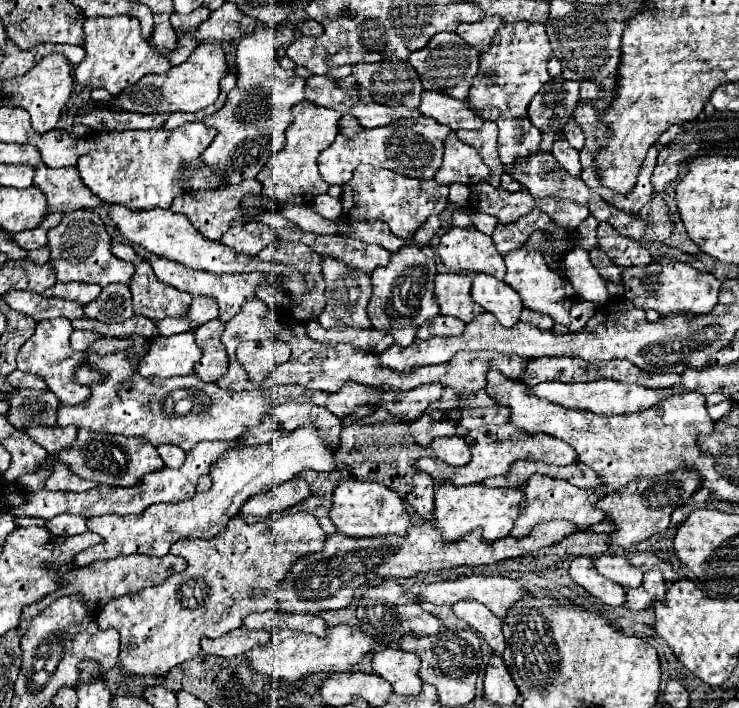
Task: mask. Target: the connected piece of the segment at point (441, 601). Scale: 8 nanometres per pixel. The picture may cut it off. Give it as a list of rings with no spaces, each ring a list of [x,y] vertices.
[[[470,576],[460,580],[438,582],[422,588],[426,602],[436,606],[454,606],[458,600],[476,600],[490,608],[498,618],[506,618],[510,608],[528,592],[514,580],[502,576]]]

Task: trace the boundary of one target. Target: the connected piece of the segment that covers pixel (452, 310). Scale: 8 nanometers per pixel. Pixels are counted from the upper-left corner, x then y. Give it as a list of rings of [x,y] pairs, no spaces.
[[[436,274],[434,276],[434,296],[440,306],[440,314],[456,316],[464,322],[470,322],[482,312],[478,304],[470,298],[470,274]]]

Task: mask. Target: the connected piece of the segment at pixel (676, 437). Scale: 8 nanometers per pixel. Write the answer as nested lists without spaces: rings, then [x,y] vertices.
[[[498,370],[488,372],[486,392],[494,396],[500,404],[510,406],[509,421],[524,430],[526,434],[550,434],[556,436],[578,452],[578,458],[598,472],[606,484],[614,490],[626,486],[639,478],[658,478],[668,472],[676,472],[680,466],[708,466],[712,468],[710,456],[698,450],[696,440],[700,434],[710,434],[714,422],[708,416],[706,400],[702,394],[686,392],[676,394],[658,404],[636,412],[620,416],[602,416],[588,411],[562,408],[546,400],[538,400],[526,392],[526,386],[518,380],[502,376]]]

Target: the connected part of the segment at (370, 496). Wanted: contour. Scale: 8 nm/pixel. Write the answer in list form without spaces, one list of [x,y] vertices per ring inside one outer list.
[[[346,480],[334,490],[334,504],[330,508],[330,520],[336,530],[348,538],[386,538],[390,534],[406,536],[406,528],[410,526],[410,516],[404,508],[402,498],[390,488],[378,482],[360,482]]]

